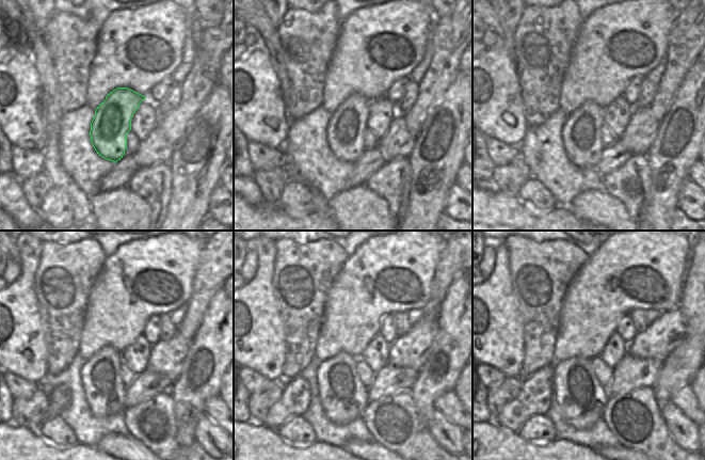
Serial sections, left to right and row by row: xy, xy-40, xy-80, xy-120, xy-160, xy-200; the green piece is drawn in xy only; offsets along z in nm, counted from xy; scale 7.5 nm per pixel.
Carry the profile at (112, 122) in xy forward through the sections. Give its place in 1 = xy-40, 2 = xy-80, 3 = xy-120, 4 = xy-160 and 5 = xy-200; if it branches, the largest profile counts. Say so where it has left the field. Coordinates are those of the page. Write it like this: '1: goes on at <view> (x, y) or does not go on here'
1: goes on at xy-40 (346, 127)
2: goes on at xy-80 (581, 140)
3: goes on at xy-120 (103, 389)
4: goes on at xy-160 (343, 397)
5: goes on at xy-200 (581, 399)

